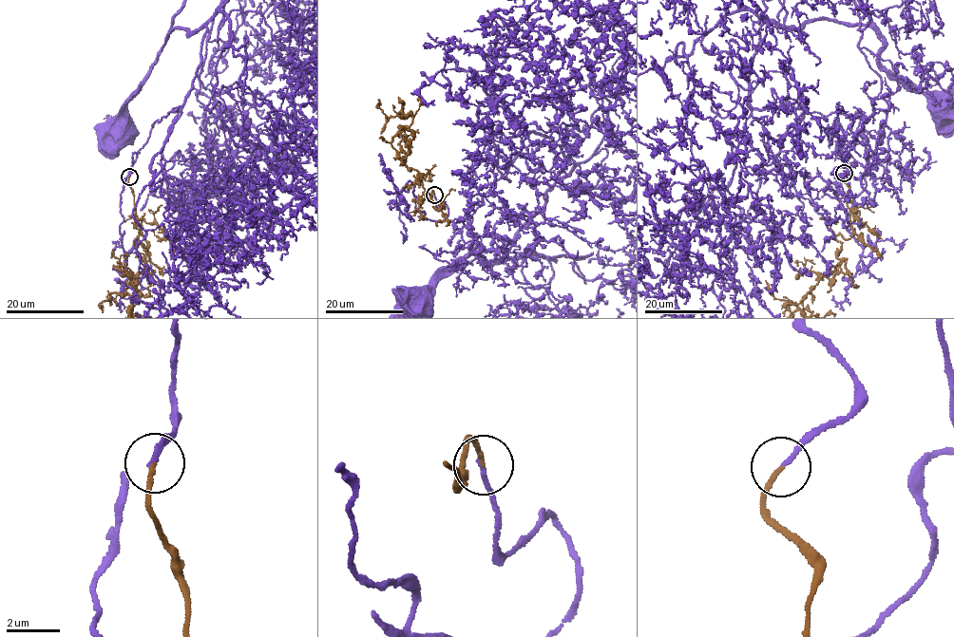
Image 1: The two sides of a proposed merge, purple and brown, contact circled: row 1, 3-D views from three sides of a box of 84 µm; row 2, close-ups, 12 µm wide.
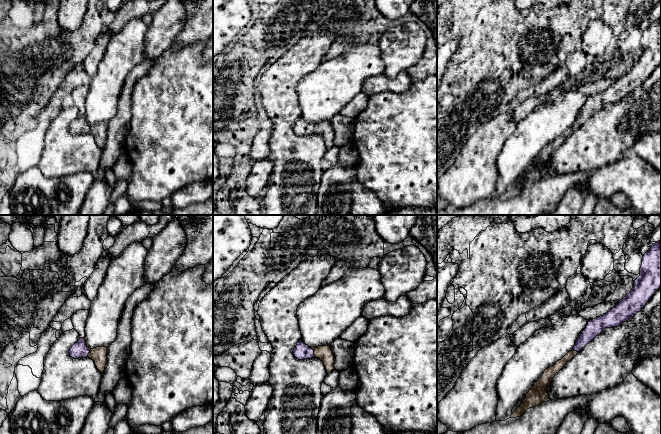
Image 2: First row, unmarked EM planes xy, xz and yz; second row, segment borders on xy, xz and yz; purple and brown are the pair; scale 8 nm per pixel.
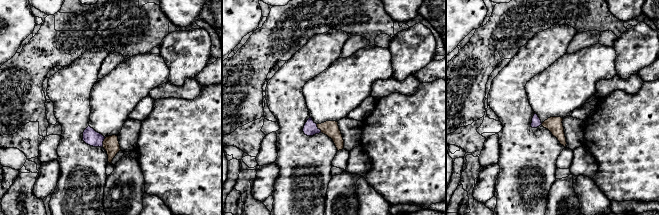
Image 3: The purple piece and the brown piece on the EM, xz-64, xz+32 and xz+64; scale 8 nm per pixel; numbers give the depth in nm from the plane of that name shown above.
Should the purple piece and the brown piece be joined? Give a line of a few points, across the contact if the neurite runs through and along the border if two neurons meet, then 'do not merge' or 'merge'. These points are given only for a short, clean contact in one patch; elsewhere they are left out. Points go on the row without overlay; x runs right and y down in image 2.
merge

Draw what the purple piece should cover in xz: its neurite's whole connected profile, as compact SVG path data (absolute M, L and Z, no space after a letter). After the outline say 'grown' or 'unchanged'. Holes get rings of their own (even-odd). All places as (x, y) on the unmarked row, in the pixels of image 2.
M300 116L294 123L293 130L299 136L319 134L323 138L327 149L335 145L335 134L330 122L309 123Z; grown

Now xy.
M85 113L80 114L69 126L69 130L72 134L91 134L97 143L97 145L103 150L107 139L107 123L96 123L90 125L85 118Z; grown

